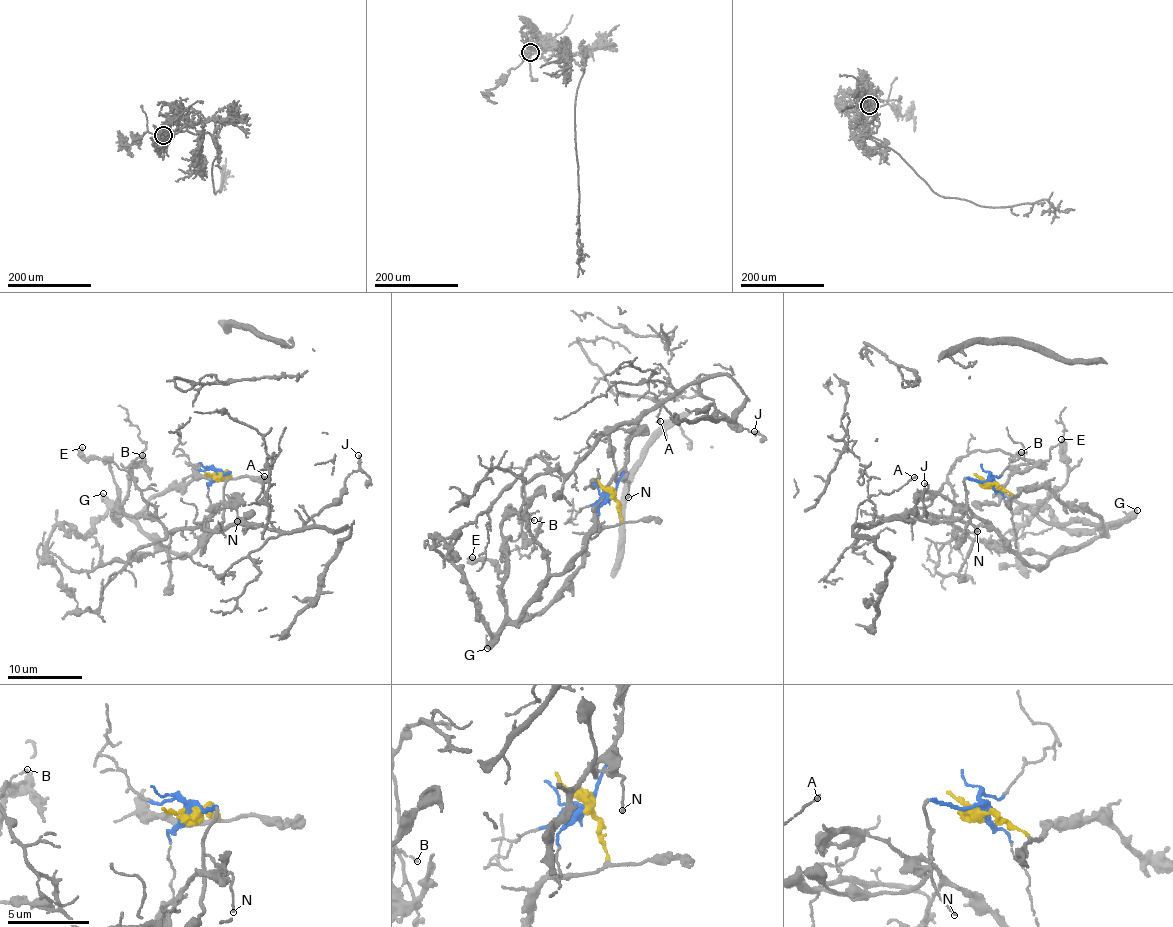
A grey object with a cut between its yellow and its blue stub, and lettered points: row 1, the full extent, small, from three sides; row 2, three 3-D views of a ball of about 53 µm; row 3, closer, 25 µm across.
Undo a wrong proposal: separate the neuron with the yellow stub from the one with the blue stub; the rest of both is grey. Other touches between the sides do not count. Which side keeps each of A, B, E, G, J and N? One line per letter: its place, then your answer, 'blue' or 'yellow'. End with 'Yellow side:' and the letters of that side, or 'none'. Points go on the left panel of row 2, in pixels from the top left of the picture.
A: at (264, 476); blue
B: at (142, 455); blue
E: at (82, 447); yellow
G: at (103, 493); yellow
J: at (358, 455); blue
N: at (237, 521); blue
Yellow side: E, G

